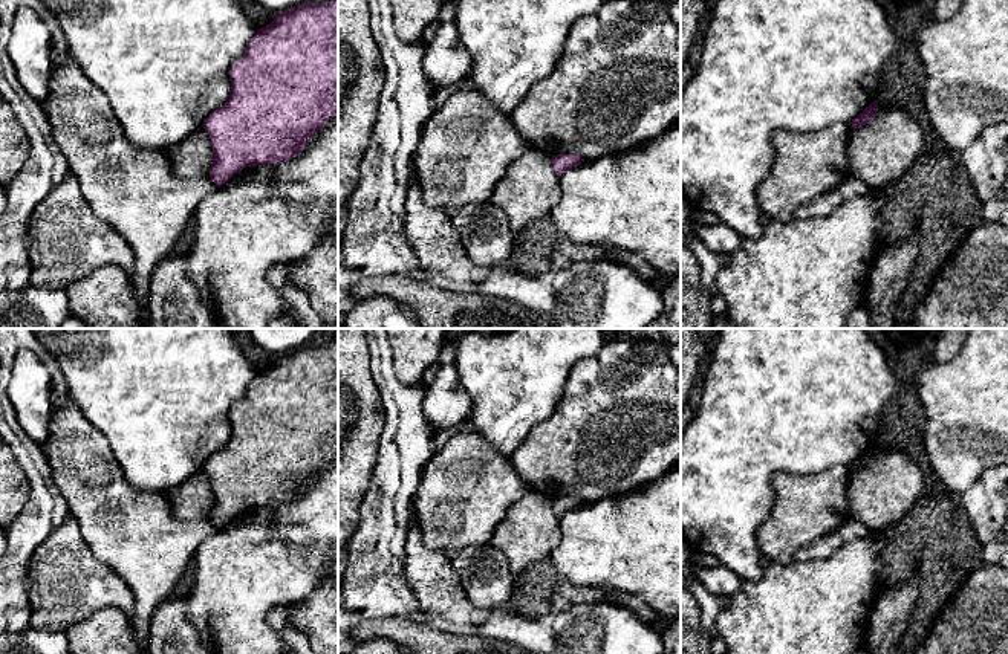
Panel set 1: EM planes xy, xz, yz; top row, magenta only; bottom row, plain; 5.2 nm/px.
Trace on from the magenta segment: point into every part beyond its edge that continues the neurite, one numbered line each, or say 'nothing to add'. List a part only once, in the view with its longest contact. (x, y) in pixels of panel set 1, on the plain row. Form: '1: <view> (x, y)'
nothing to add

